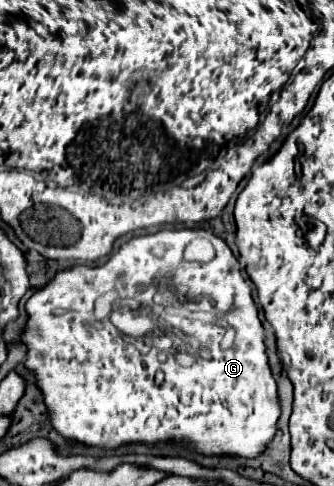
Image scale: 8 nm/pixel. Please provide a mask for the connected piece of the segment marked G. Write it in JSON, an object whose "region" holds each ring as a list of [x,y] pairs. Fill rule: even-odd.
{"region":[[[183,228],[133,238],[103,266],[75,266],[59,272],[45,288],[27,300],[25,308],[29,314],[27,328],[21,336],[27,344],[25,366],[35,372],[53,428],[65,438],[103,448],[117,448],[123,442],[137,440],[153,444],[157,440],[175,438],[191,442],[203,454],[237,454],[243,458],[259,456],[271,442],[281,410],[277,402],[277,384],[267,364],[263,326],[251,298],[251,288],[241,276],[239,260],[226,242],[214,233]],[[111,290],[118,294],[114,304],[123,303],[133,311],[150,308],[160,322],[177,327],[184,337],[204,343],[200,348],[208,348],[211,358],[197,358],[191,366],[181,366],[173,356],[159,362],[157,350],[143,354],[135,342],[111,322],[95,320],[93,300]],[[165,302],[172,310],[163,311]],[[159,370],[163,372],[161,382],[155,380]]]}

